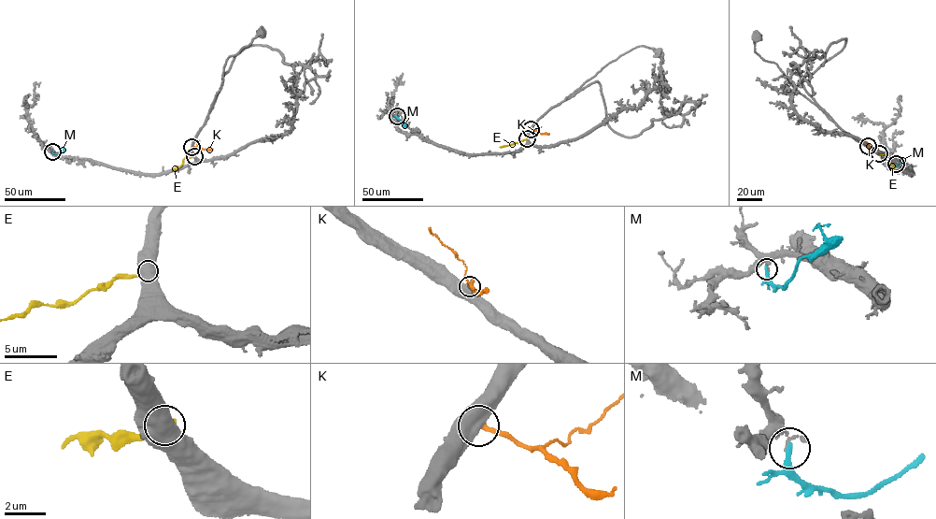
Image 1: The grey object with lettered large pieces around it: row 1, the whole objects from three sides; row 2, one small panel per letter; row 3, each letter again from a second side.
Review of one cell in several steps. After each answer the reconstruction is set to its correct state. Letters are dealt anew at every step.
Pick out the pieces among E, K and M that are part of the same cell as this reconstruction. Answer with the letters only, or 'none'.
none

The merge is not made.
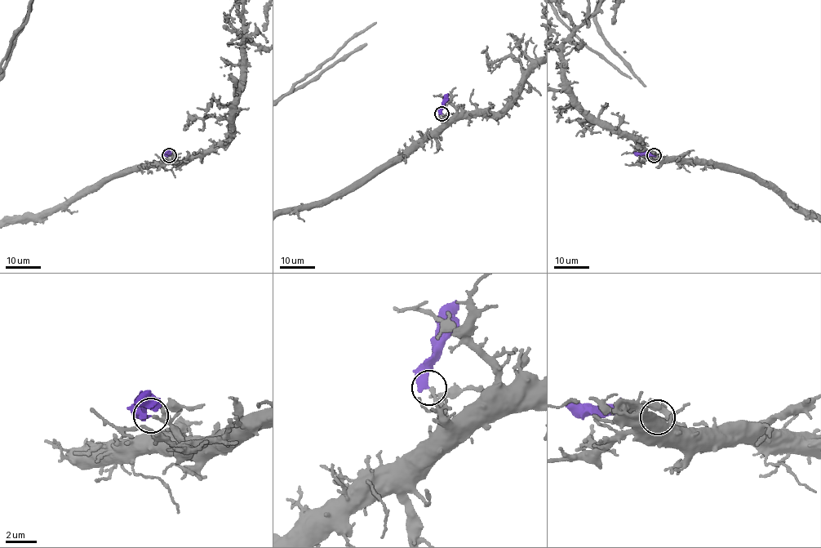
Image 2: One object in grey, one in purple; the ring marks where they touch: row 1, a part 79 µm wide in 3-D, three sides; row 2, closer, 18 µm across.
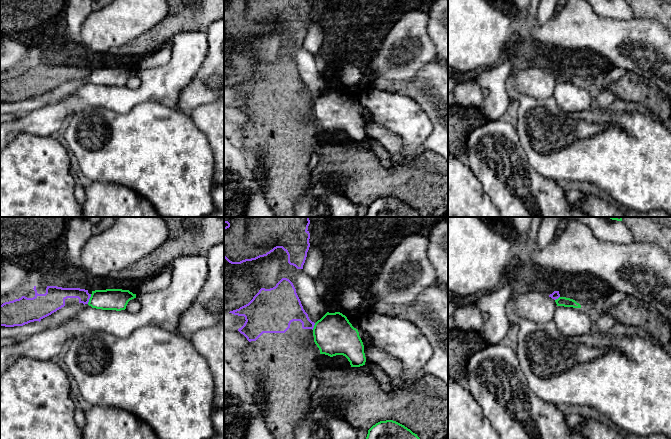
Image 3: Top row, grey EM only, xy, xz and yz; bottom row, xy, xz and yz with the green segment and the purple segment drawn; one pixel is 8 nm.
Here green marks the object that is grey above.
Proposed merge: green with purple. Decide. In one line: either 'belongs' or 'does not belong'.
does not belong

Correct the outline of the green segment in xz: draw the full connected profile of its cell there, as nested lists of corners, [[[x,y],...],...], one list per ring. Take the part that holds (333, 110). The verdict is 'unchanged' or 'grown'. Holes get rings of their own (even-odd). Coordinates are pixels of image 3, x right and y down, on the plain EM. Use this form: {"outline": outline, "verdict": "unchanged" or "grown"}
{"outline": [[[327,88],[313,104],[314,118],[320,130],[345,132],[351,143],[365,141],[364,121],[359,108],[340,88]]], "verdict": "unchanged"}

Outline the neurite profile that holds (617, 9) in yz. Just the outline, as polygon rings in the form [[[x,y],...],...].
[[[585,0],[601,17],[613,19],[632,19],[634,14],[625,0]]]

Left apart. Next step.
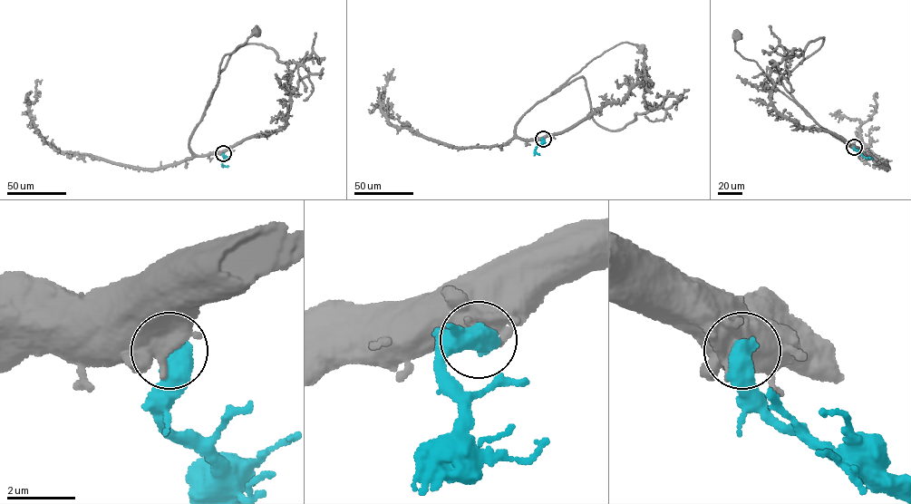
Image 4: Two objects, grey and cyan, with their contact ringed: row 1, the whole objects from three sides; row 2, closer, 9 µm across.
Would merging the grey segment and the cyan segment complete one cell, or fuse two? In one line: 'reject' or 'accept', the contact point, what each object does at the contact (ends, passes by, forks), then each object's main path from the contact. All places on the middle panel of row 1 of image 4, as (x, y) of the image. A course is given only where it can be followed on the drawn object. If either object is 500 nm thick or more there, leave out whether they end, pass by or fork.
accept; place (543, 139); course grey (543, 139), (518, 137), (516, 124), (525, 112), (586, 64), (619, 43), (625, 42), (643, 49); course cyan (543, 139), (535, 150), (539, 155)

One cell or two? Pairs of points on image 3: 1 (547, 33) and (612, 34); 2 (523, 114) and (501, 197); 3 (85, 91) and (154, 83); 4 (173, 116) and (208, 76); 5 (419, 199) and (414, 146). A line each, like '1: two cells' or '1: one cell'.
1: one cell
2: two cells
3: one cell
4: two cells
5: two cells

